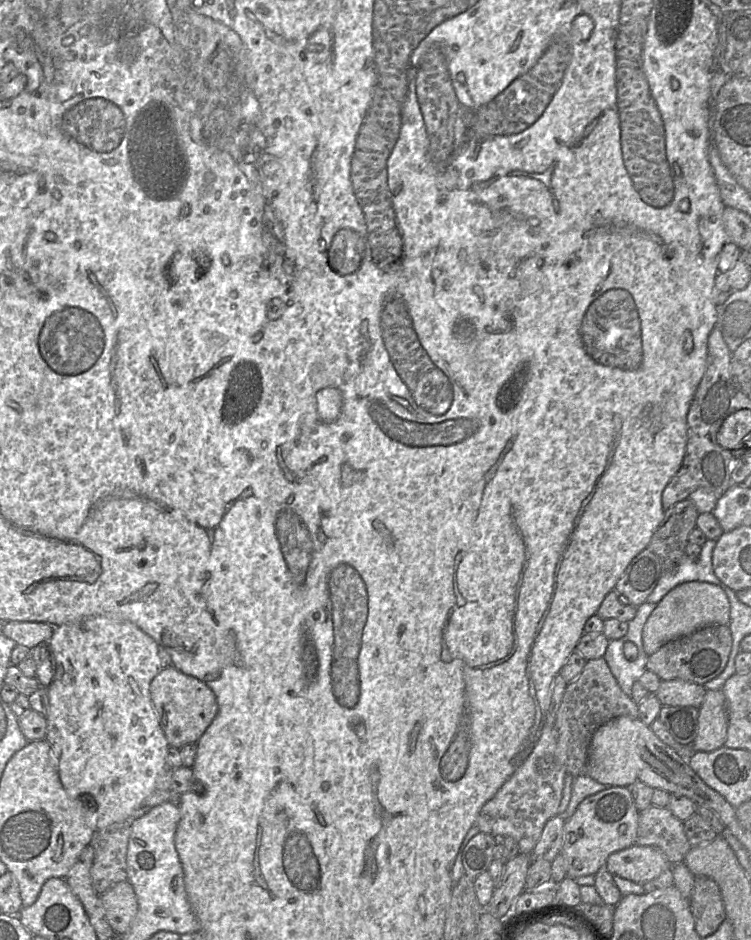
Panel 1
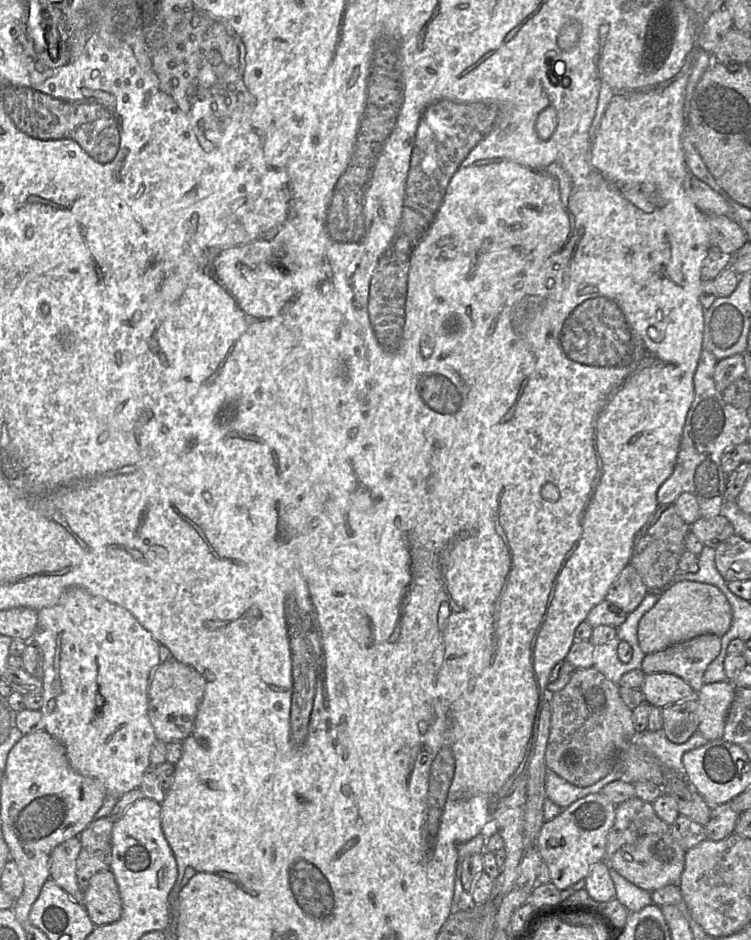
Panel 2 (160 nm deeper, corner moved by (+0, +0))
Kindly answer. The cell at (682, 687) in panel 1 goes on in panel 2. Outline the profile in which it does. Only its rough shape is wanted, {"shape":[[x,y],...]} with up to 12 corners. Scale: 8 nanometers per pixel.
{"shape":[[670,673],[645,674],[644,702],[659,708],[696,695]]}

